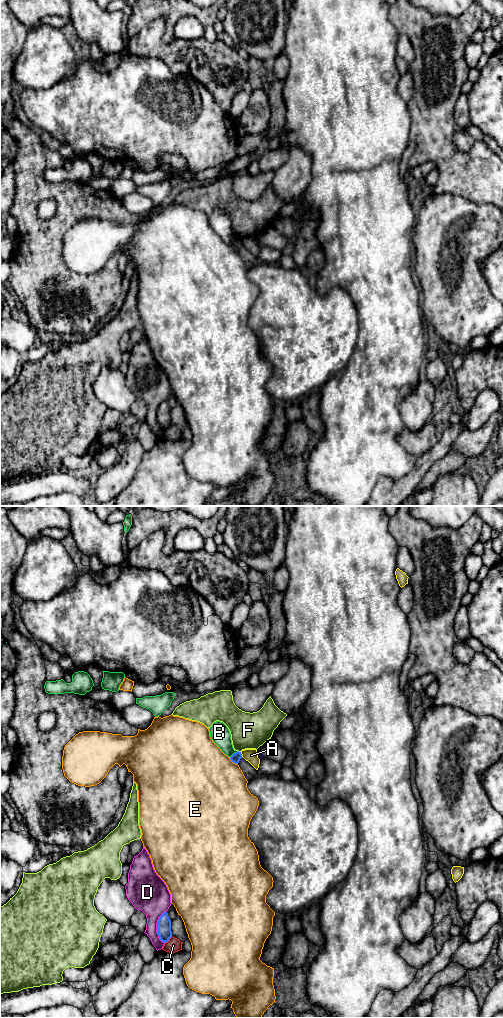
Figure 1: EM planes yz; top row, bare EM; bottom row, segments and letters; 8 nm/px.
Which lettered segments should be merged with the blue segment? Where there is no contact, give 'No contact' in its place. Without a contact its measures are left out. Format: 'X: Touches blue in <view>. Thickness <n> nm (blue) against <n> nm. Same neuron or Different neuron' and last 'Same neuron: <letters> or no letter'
A: Touches blue in yz. Thickness 80 nm (blue) against 110 nm. Different neuron
B: Touches blue in yz. Thickness 80 nm (blue) against 160 nm. Different neuron
C: Touches blue in yz. Thickness 110 nm (blue) against 110 nm. Different neuron
D: Touches blue in yz. Thickness 110 nm (blue) against 280 nm. Different neuron
E: Touches blue in yz. Thickness 80 nm (blue) against 500 nm. Different neuron
F: Touches blue in yz. Thickness 80 nm (blue) against 280 nm. Different neuron
Same neuron: no letter

